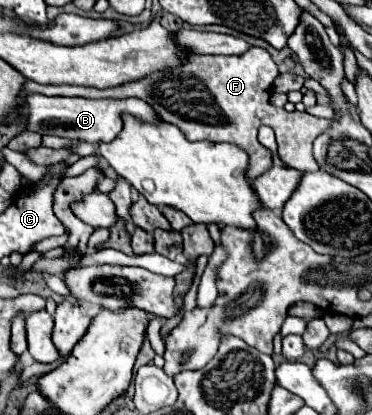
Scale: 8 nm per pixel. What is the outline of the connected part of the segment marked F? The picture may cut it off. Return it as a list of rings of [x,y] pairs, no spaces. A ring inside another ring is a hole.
[[[252,47],[242,55],[190,55],[188,61],[164,73],[154,73],[146,79],[132,81],[128,85],[112,87],[112,89],[94,89],[94,87],[54,87],[42,85],[44,95],[80,95],[90,99],[100,97],[138,97],[154,107],[154,111],[168,123],[176,125],[186,139],[190,141],[214,141],[214,143],[232,143],[244,149],[250,157],[248,177],[254,179],[272,165],[272,153],[258,143],[258,127],[268,125],[276,133],[278,155],[284,165],[300,171],[318,171],[318,163],[312,155],[314,137],[322,135],[332,119],[314,117],[310,113],[288,113],[286,109],[278,109],[270,105],[270,89],[274,79],[278,77],[278,65],[272,55],[262,47]]]

